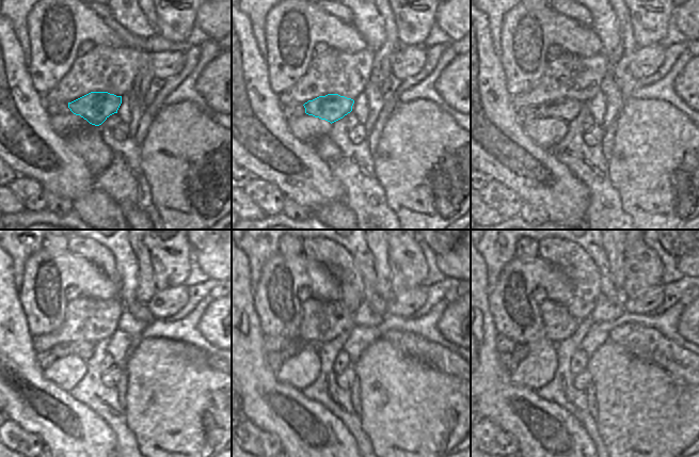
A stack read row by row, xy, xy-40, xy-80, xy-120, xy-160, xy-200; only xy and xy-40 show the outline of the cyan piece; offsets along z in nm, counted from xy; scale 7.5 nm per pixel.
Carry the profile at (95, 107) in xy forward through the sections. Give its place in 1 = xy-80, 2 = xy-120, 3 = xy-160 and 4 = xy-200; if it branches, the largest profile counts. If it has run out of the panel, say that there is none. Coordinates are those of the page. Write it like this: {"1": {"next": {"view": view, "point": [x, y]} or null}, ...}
{"1": {"next": {"view": "xy-80", "point": [566, 109]}}, "2": {"next": {"view": "xy-120", "point": [82, 349]}}, "3": {"next": {"view": "xy-160", "point": [294, 347]}}, "4": {"next": {"view": "xy-200", "point": [520, 351]}}}

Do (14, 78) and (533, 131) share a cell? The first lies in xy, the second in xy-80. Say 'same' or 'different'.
different

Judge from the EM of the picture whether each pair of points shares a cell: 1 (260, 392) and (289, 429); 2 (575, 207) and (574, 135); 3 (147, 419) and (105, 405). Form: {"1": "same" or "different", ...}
{"1": "same", "2": "different", "3": "different"}

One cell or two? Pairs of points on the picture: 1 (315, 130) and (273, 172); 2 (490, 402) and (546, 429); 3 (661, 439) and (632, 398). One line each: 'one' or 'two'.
1: two
2: one
3: one

